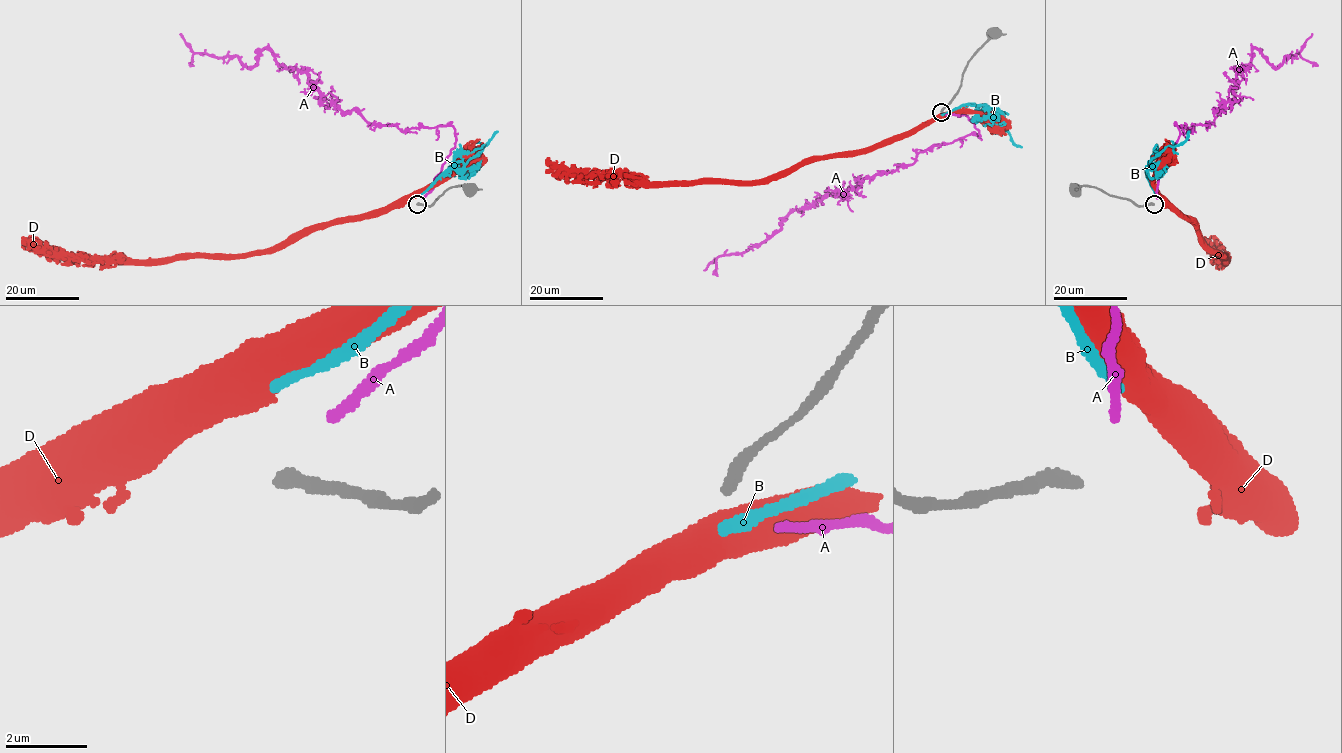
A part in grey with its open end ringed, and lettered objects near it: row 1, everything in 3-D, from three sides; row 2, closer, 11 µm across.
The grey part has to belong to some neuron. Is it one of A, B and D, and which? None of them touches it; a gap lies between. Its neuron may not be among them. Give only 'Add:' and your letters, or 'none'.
Add: none

